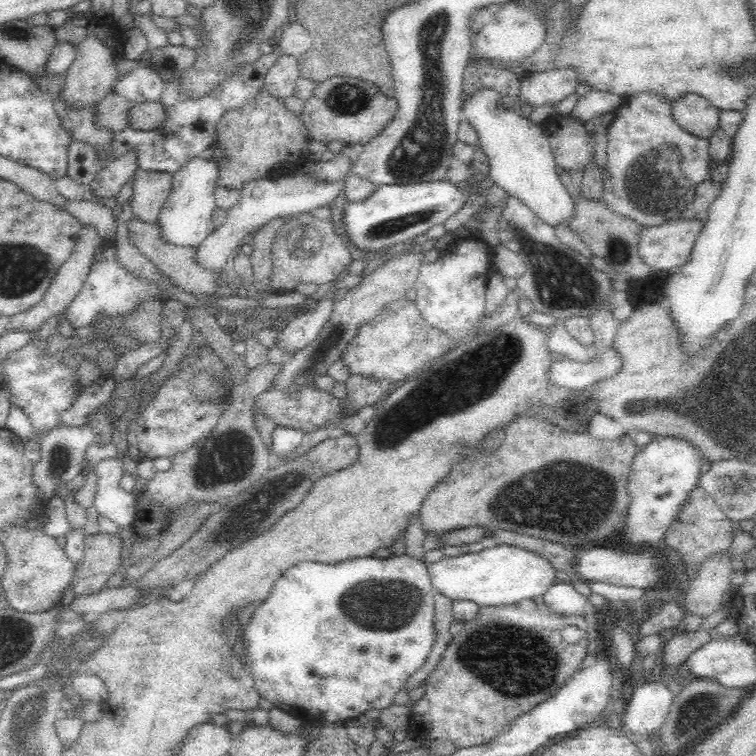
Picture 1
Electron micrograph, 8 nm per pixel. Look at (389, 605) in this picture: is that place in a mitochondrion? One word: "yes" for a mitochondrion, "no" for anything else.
yes

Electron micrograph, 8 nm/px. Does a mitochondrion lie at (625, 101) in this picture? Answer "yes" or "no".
no

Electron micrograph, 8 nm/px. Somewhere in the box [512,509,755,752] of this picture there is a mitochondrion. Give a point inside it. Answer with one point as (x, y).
(696, 713)

